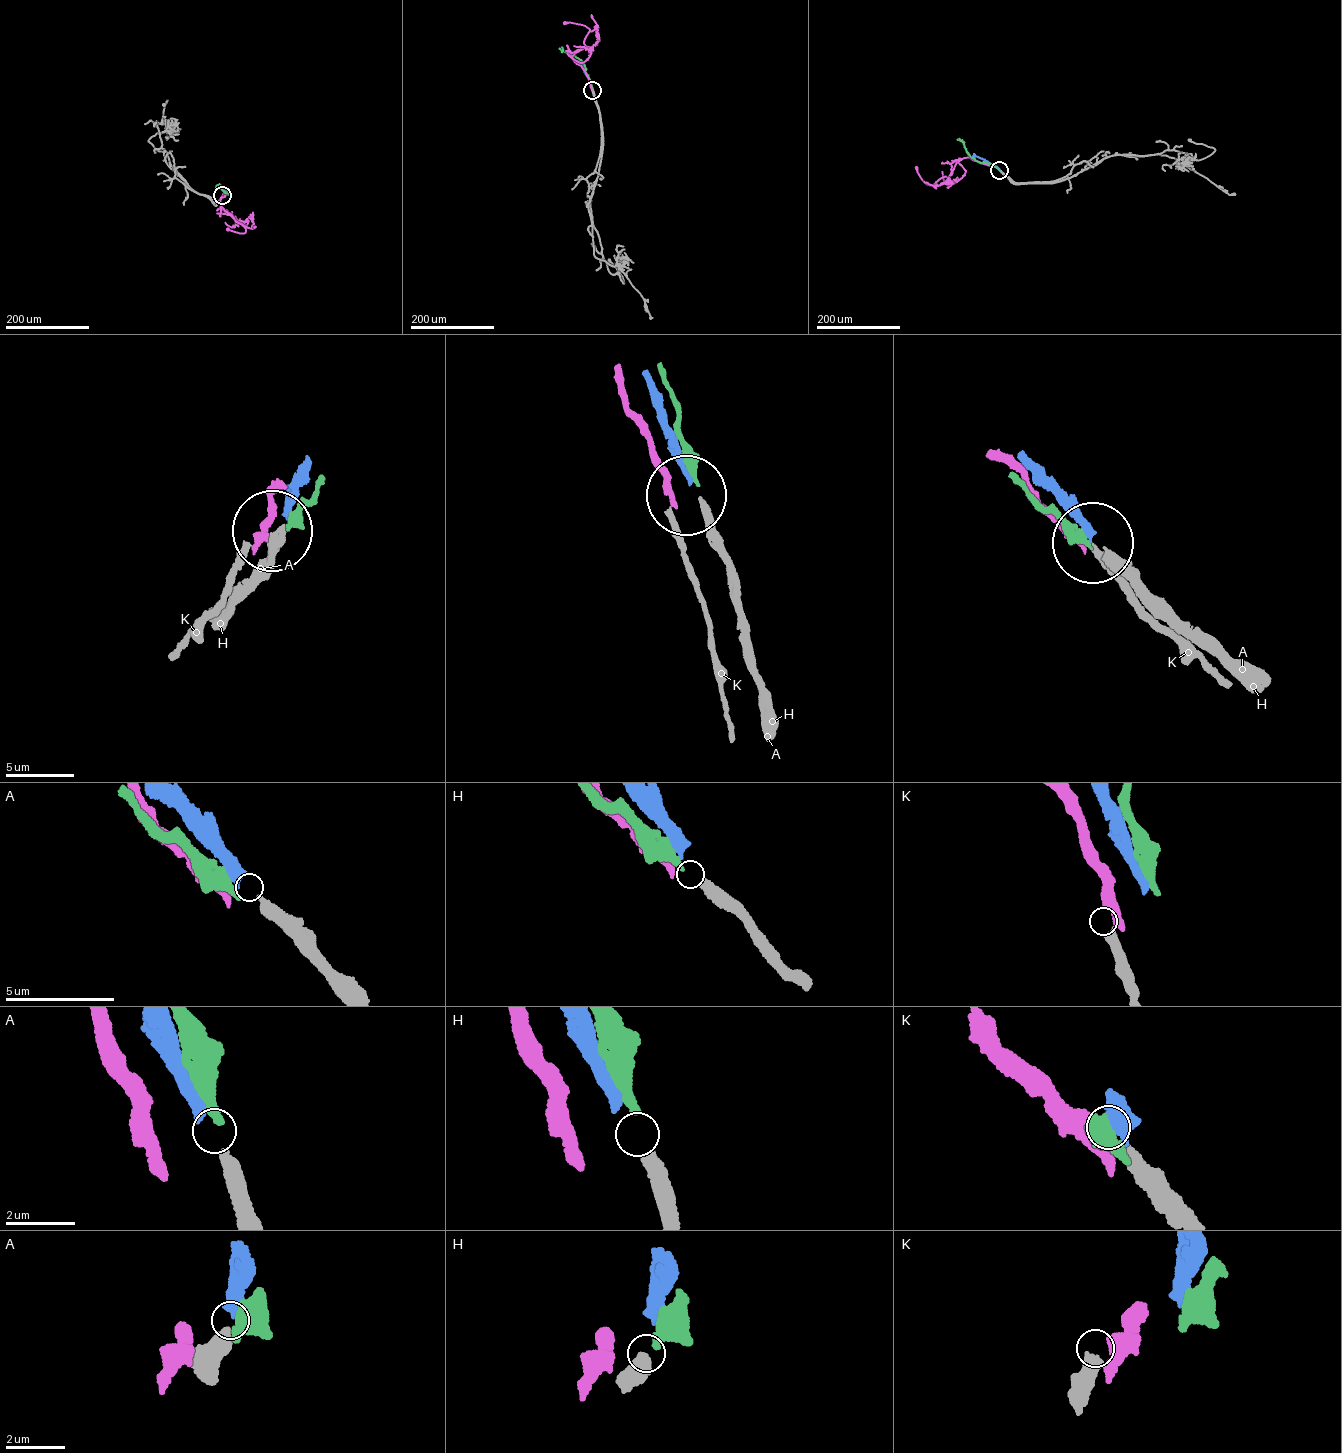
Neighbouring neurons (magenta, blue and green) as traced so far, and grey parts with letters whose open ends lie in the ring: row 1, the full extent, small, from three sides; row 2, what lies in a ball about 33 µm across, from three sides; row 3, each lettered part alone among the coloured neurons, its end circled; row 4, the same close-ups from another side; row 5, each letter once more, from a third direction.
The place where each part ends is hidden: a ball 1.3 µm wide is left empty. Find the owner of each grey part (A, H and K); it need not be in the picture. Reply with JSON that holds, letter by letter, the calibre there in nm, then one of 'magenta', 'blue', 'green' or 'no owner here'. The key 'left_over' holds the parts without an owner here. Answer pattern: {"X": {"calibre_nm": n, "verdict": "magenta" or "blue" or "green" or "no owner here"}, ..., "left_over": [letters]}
{"A": {"calibre_nm": 300, "verdict": "blue"}, "H": {"calibre_nm": 340, "verdict": "green"}, "K": {"calibre_nm": 360, "verdict": "no owner here"}, "left_over": ["K"]}

